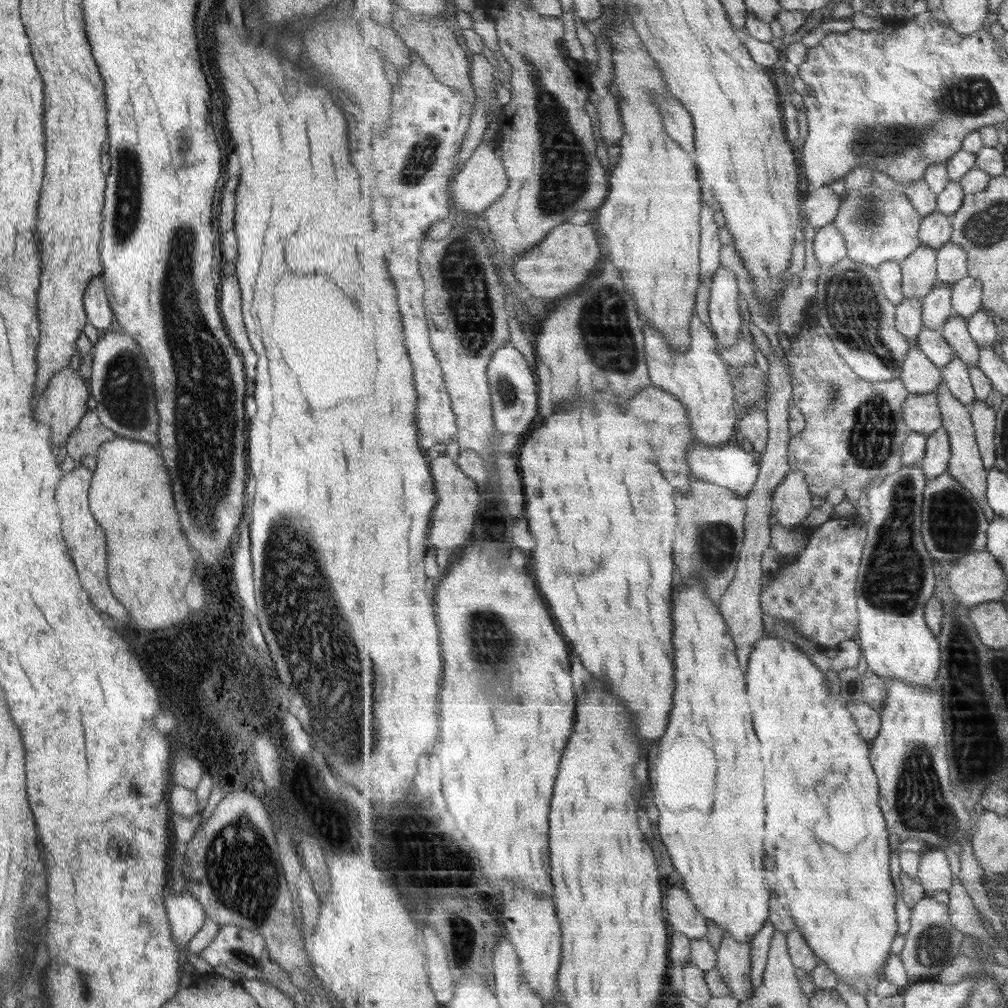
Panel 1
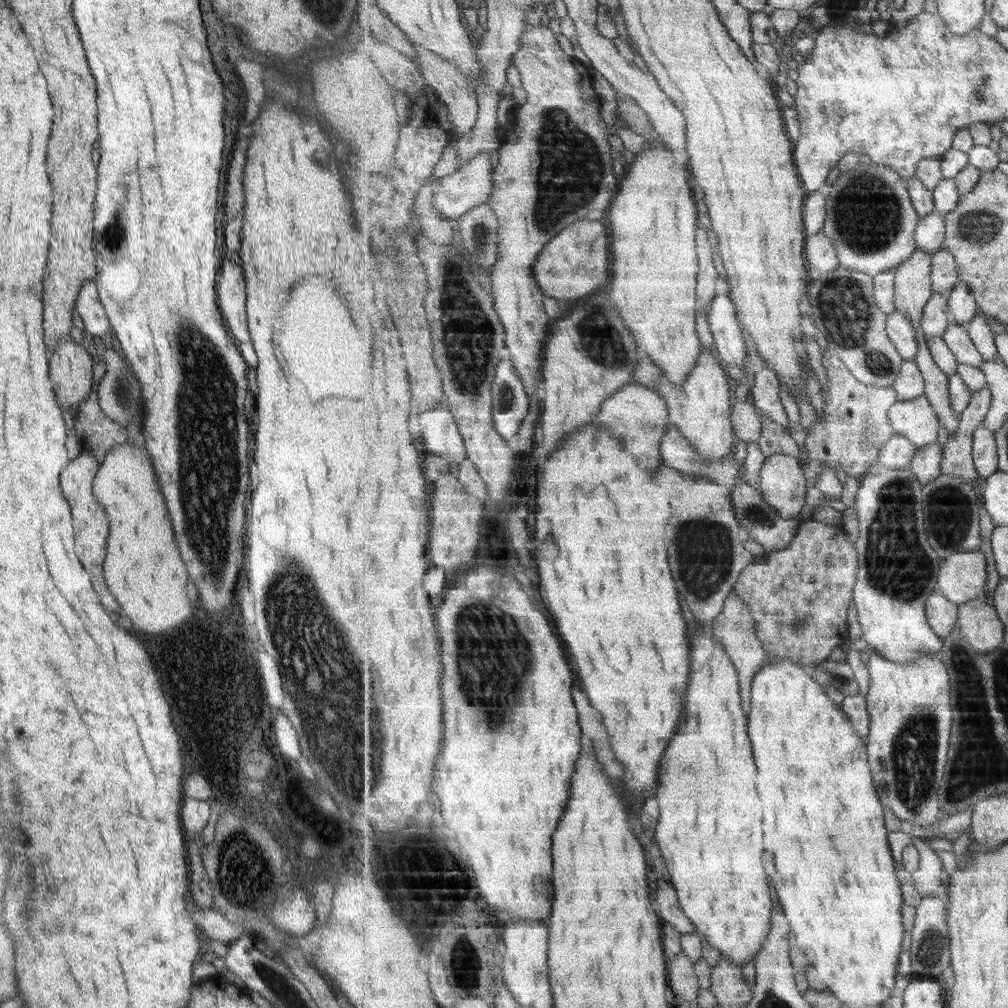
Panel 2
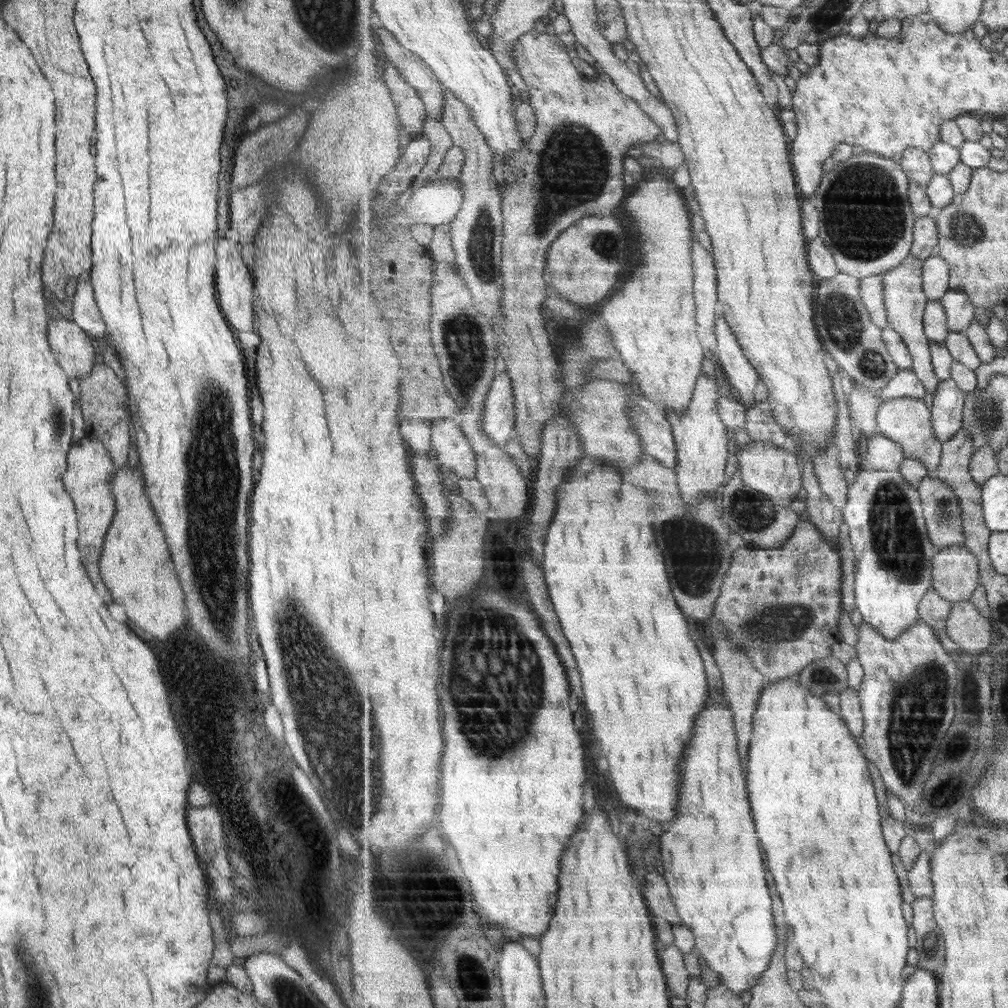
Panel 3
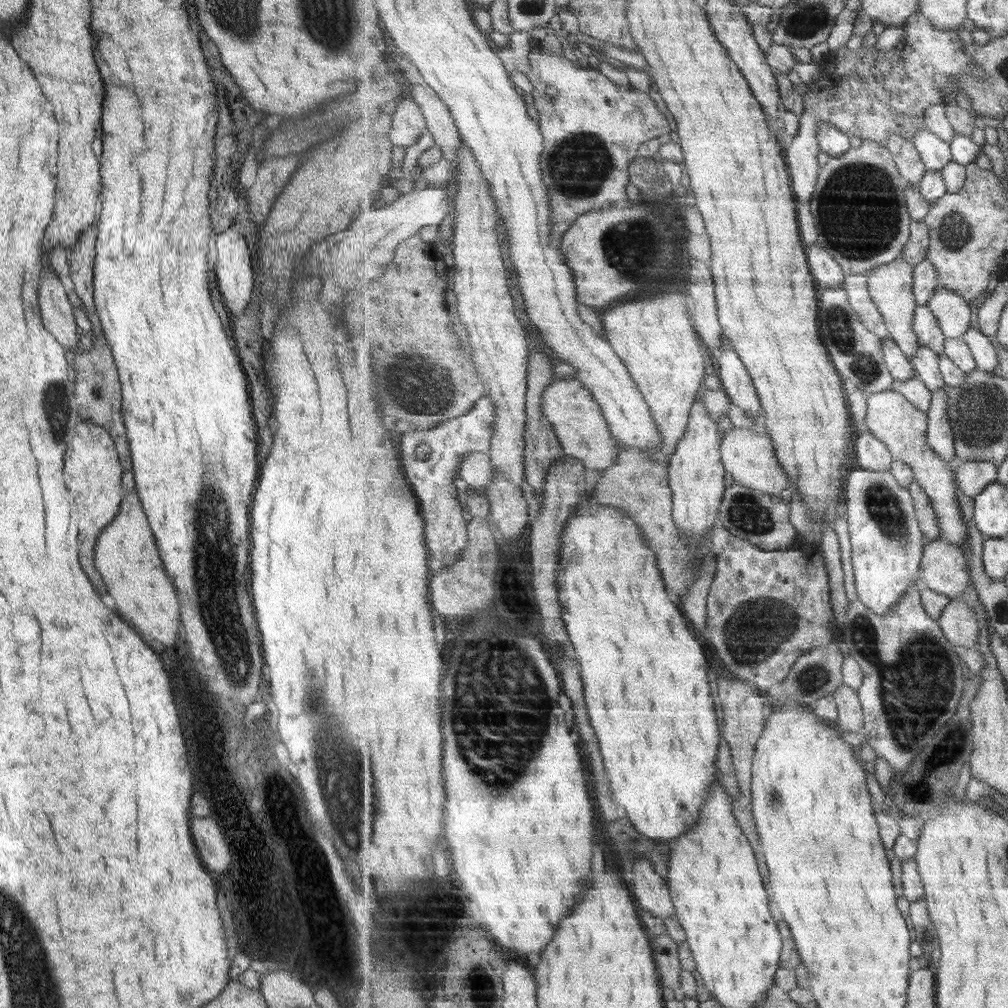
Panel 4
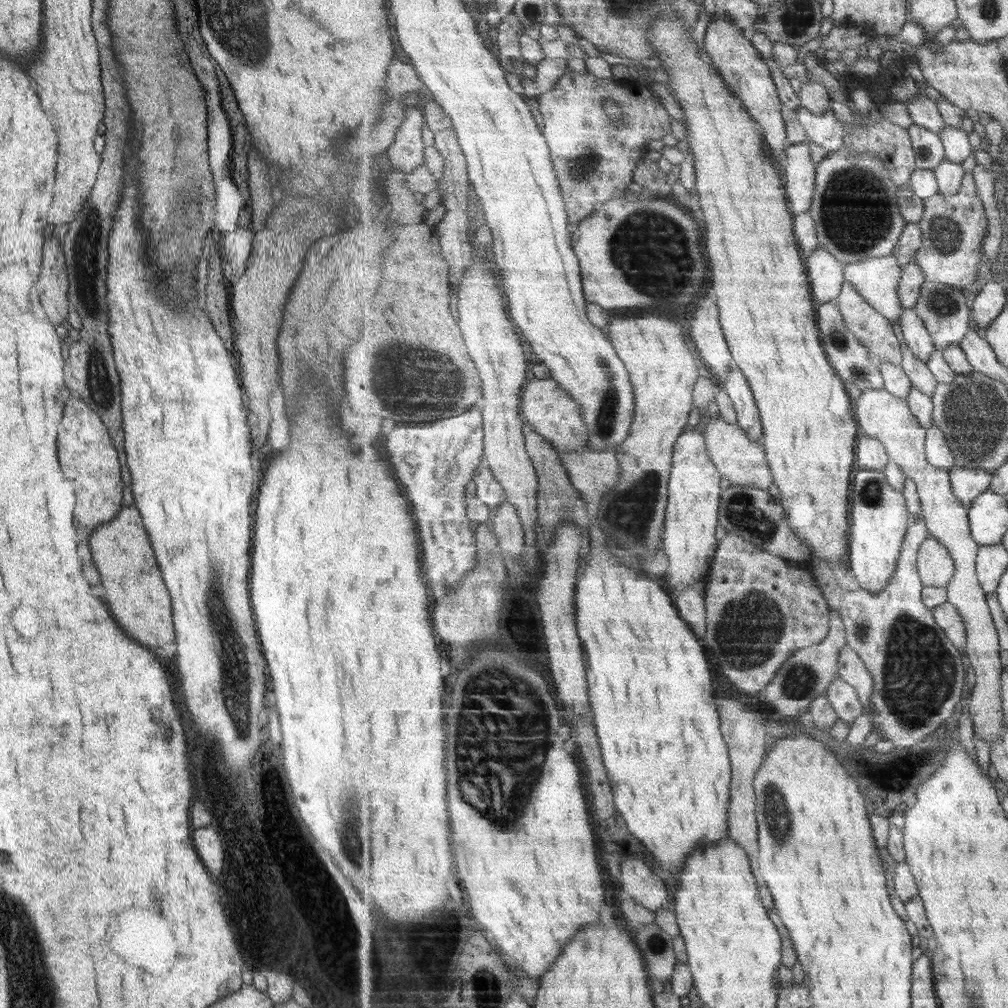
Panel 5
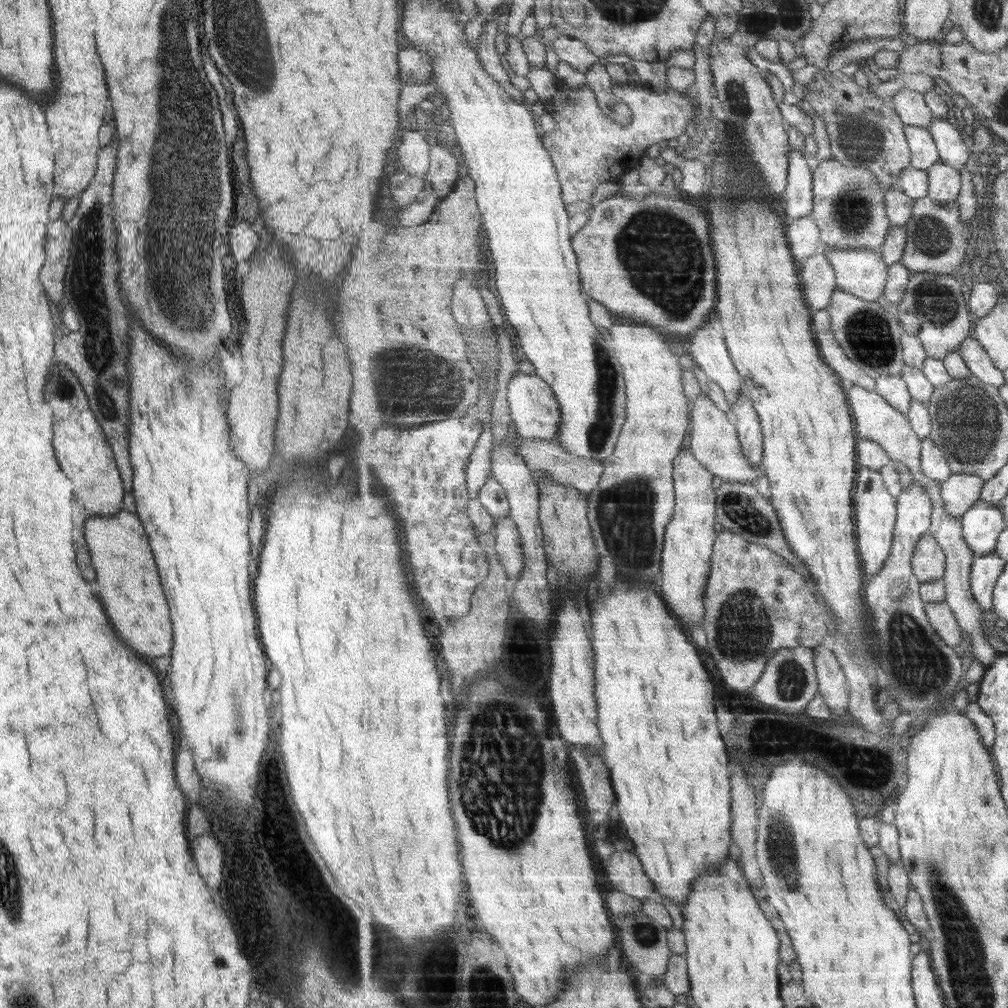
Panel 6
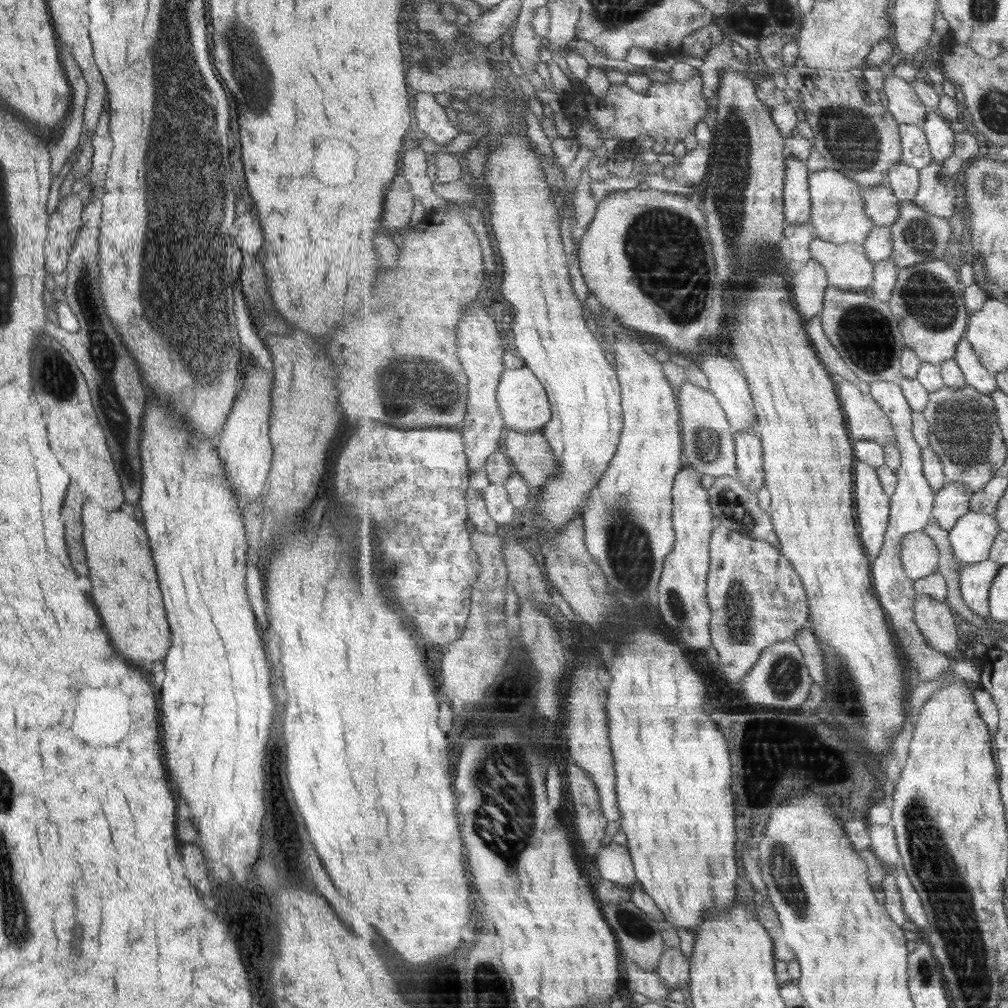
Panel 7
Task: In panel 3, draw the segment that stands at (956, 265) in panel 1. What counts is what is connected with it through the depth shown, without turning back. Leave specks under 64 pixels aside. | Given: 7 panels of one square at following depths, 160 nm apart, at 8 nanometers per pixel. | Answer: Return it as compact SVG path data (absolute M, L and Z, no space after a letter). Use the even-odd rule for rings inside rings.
M939 254L924 260L924 291L928 300L941 301L950 288L950 264Z

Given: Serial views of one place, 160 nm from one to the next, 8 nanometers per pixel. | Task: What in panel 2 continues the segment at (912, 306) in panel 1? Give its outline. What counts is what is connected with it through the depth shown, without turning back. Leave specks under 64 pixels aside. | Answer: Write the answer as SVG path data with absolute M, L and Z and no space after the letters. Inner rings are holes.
M895 310L895 313L887 316L887 335L891 342L895 343L904 361L916 360L919 352L919 343L913 330L913 324L905 312Z

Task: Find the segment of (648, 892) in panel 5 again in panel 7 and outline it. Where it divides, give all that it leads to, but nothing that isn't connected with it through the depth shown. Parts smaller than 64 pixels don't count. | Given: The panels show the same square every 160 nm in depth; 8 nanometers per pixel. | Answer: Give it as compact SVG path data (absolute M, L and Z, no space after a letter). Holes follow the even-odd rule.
M609 843L596 857L596 864L603 879L616 882L625 889L631 890L631 886L639 881L629 848L621 844Z

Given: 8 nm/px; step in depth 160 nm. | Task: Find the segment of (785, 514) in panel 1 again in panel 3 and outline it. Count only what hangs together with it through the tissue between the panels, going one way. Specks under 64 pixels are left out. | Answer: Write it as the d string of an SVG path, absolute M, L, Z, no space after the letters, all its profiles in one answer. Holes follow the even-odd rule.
M751 440L751 445L748 448L739 447L737 464L745 484L763 492L775 504L791 506L791 502L797 499L799 490L804 488L803 480L801 480L803 472L797 455L783 450L781 446Z

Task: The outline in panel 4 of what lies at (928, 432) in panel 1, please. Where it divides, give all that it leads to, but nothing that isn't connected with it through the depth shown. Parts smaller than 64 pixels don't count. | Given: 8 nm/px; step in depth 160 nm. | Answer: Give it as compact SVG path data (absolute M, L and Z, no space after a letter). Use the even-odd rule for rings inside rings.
M895 390L869 393L865 429L875 438L889 447L895 461L901 461L914 470L916 481L929 495L938 514L943 539L959 545L964 550L968 547L969 529L959 502L955 467L943 460L927 442L928 414L919 410L906 396Z

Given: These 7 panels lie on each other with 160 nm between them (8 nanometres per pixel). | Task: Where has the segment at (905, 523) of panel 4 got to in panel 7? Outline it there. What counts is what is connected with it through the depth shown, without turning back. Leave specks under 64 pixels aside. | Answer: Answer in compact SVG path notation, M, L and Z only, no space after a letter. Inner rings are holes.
M866 462L855 465L855 500L858 502L859 534L871 559L882 552L890 526L890 495L883 488L878 469Z

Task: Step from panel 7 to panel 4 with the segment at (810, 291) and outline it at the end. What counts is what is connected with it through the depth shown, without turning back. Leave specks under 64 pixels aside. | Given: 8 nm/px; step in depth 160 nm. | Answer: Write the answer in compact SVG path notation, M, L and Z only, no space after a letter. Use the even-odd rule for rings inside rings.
M818 242L808 245L807 256L821 290L834 289L846 282L842 266Z

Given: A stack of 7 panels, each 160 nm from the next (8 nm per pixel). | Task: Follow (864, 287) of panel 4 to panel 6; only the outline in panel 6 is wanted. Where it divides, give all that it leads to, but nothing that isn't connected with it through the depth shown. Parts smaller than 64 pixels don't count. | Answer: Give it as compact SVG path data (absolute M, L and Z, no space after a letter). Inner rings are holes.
M839 288L833 294L828 310L835 340L842 344L851 362L855 362L875 380L883 376L902 377L906 365L902 347L905 332L898 317L889 314L877 302L867 302Z

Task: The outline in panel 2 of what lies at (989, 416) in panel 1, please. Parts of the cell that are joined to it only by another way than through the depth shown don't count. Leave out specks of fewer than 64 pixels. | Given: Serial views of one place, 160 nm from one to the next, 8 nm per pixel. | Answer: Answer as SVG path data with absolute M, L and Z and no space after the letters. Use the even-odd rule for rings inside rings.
M983 423L978 428L973 444L974 463L980 476L986 480L999 471L998 445L994 434Z

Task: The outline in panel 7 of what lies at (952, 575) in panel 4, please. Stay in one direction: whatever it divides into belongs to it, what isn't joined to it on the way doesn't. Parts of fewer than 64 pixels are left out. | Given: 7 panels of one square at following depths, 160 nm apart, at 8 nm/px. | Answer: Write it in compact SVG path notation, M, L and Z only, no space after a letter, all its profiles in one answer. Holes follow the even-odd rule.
M923 531L911 532L903 540L902 563L907 576L917 581L939 570L939 548Z

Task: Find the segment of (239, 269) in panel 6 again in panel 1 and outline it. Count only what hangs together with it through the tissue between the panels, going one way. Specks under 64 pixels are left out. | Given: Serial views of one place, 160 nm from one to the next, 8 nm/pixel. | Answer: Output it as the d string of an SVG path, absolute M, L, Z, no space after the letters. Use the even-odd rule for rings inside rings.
M221 276L221 288L218 290L218 310L222 318L227 336L231 339L232 345L238 352L243 363L245 378L253 380L255 376L255 354L249 346L246 331L242 322L240 308L241 296L239 285L235 276Z

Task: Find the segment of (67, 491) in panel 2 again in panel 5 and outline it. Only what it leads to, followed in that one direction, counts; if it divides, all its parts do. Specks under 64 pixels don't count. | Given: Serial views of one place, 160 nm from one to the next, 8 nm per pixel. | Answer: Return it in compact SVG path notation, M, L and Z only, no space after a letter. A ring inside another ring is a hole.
M70 391L64 404L63 418L57 426L56 434L57 456L61 472L68 481L77 482L77 486L83 488L83 498L81 498L81 492L75 494L77 500L75 500L75 510L73 510L73 518L77 522L75 524L75 530L77 530L76 548L79 550L79 564L81 564L81 572L83 572L87 584L97 586L99 574L97 574L93 560L89 556L88 537L96 526L115 518L115 515L123 507L121 488L124 484L120 475L118 456L100 418L76 394L72 394ZM83 516L85 516L85 524L83 524Z

